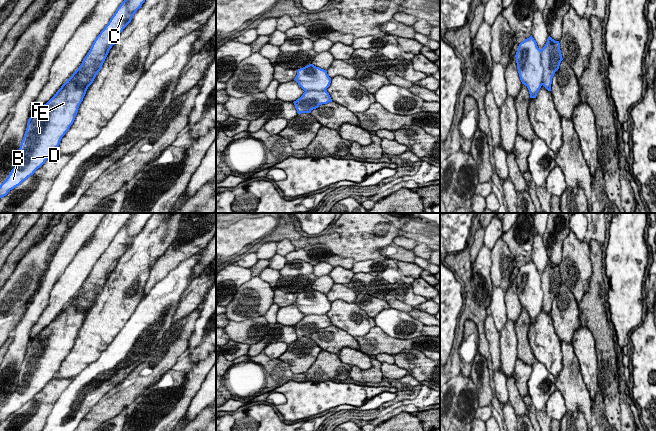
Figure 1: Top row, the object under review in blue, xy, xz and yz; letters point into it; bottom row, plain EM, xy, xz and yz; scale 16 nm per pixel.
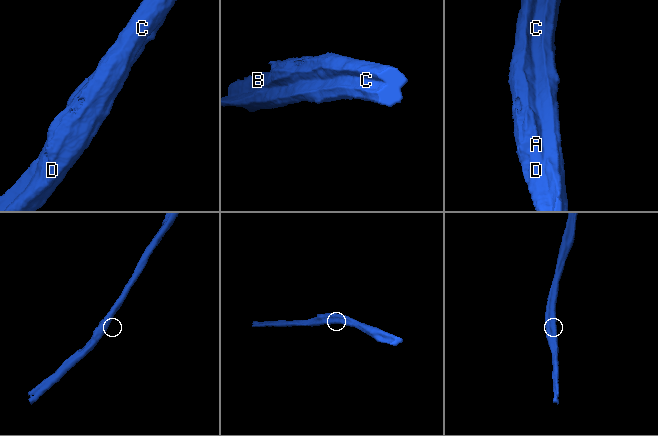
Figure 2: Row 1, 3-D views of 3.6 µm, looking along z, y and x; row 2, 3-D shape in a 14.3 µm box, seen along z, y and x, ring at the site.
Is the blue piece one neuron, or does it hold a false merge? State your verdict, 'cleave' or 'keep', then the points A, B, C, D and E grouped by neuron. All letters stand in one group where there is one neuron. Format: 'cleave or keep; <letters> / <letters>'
cleave; A B D E / C

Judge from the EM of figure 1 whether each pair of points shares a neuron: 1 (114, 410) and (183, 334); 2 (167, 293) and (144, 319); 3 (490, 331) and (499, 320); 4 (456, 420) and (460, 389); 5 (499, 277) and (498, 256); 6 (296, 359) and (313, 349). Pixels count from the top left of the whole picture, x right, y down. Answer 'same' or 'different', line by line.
1: same
2: same
3: different
4: same
5: same
6: same

